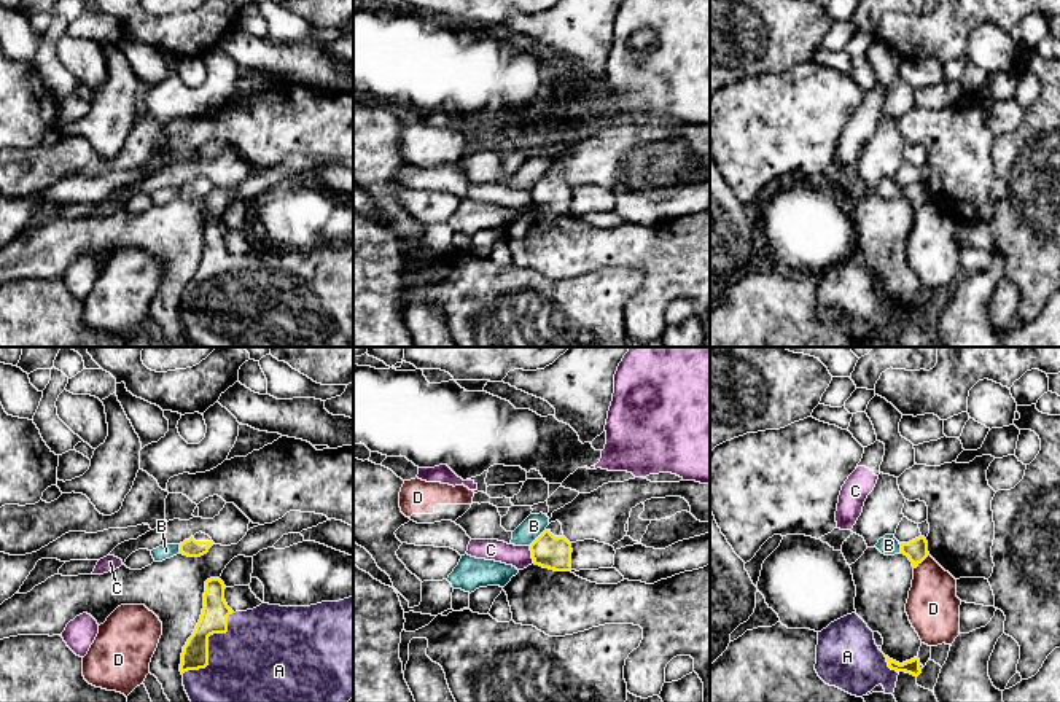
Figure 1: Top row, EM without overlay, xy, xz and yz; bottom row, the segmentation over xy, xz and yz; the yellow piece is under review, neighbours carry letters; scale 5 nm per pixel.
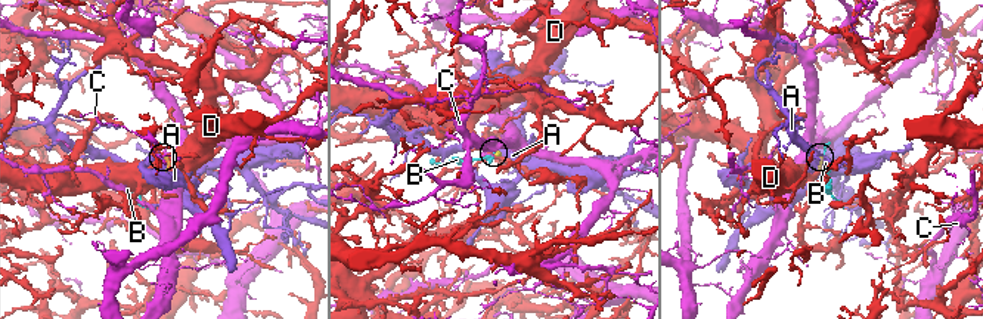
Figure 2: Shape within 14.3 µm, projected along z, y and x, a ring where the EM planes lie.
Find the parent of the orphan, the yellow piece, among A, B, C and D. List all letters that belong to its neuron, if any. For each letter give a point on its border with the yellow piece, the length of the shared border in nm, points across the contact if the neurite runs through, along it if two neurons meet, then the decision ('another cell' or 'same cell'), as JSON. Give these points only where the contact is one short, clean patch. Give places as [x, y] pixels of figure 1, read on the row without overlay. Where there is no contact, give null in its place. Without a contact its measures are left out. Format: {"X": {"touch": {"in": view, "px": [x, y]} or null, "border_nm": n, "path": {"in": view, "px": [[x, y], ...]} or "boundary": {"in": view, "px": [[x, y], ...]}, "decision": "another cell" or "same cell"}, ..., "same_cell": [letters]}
{"A": {"touch": {"in": "xy", "px": [207, 288]}, "border_nm": 420, "decision": "same cell"}, "B": {"touch": {"in": "xz", "px": [538, 180]}, "border_nm": 120, "boundary": {"in": "xz", "px": [[545, 172], [529, 188]]}, "decision": "another cell"}, "C": {"touch": {"in": "xz", "px": [532, 198]}, "border_nm": 90, "boundary": {"in": "xz", "px": [[529, 190], [533, 206]]}, "decision": "another cell"}, "D": {"touch": {"in": "yz", "px": [920, 206]}, "border_nm": 110, "decision": "another cell"}, "same_cell": ["A"]}

